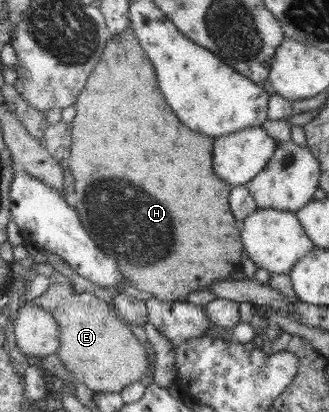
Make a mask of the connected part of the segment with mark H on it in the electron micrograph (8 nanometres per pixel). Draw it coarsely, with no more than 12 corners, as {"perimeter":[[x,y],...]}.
{"perimeter":[[127,27],[74,102],[75,211],[127,282],[240,267],[214,139]]}

